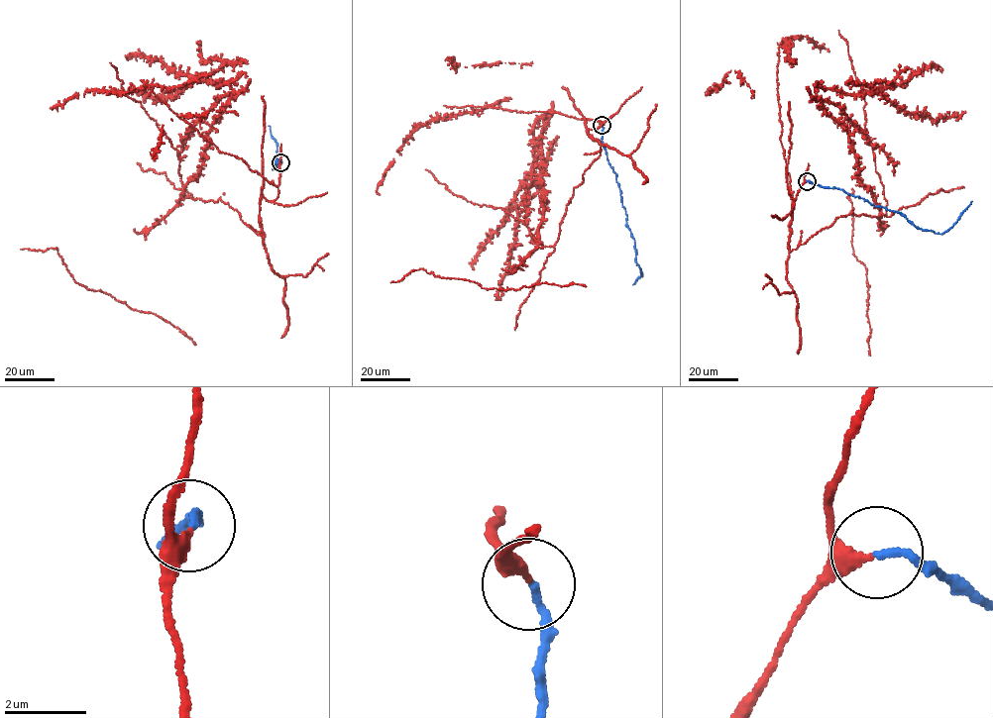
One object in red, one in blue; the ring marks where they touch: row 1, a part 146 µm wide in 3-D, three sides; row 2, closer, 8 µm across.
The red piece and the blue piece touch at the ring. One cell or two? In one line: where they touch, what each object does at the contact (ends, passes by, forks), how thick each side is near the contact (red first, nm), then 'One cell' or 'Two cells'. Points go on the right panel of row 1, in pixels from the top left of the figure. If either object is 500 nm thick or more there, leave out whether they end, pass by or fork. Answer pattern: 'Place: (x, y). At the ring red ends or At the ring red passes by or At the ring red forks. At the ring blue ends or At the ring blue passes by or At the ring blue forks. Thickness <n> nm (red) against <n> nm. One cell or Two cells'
Place: (807, 181). At the ring red passes by. At the ring blue ends. Thickness 240 nm (red) against 170 nm. One cell

